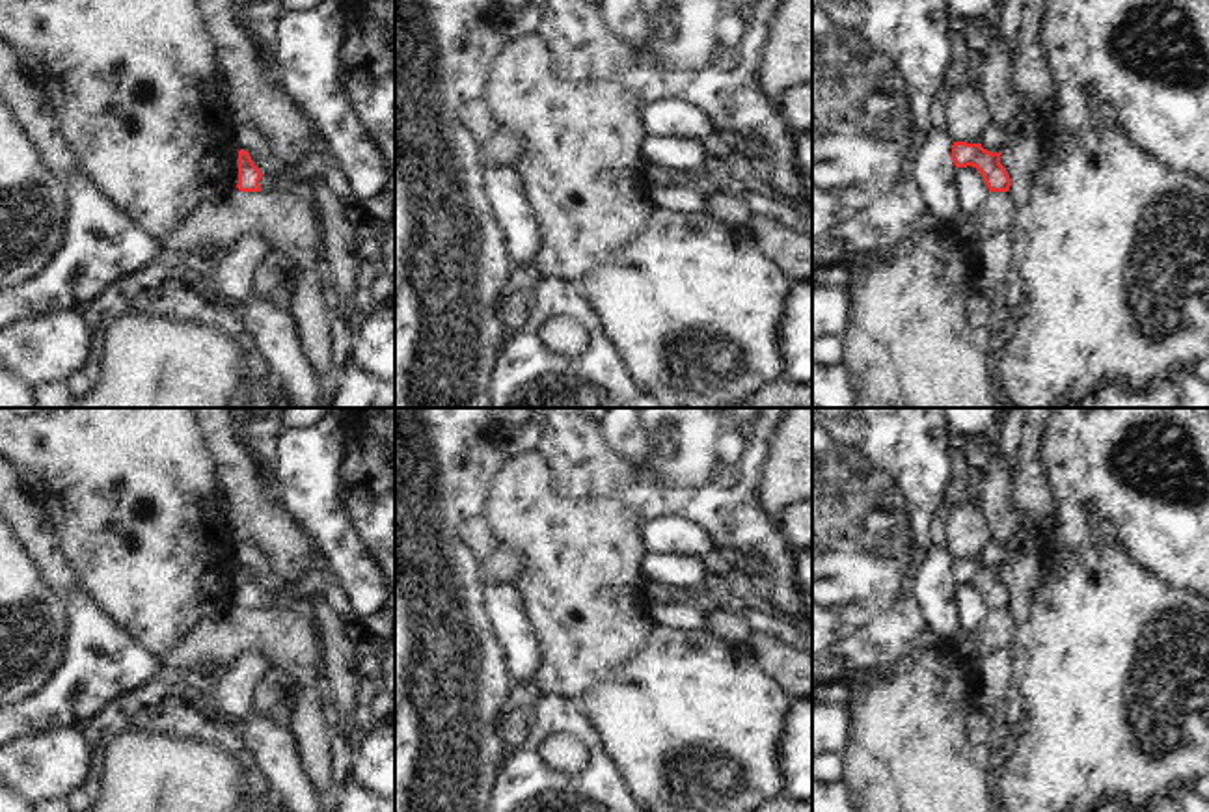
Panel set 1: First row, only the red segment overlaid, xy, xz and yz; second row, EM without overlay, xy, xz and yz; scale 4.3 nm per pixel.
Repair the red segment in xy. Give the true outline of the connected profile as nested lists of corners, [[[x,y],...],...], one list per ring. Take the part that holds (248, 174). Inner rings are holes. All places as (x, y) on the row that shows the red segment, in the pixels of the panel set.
[[[238,151],[238,184],[240,192],[268,192],[268,190],[281,190],[292,183],[302,183],[307,177],[315,177],[324,173],[324,166],[319,155],[306,155],[304,162],[298,168],[289,169],[276,184],[268,181],[261,173],[261,169],[253,164],[248,151]]]

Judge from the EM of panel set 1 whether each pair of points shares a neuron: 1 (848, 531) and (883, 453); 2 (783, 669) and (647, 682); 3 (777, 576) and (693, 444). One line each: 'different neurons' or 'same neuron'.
1: same neuron
2: different neurons
3: same neuron

